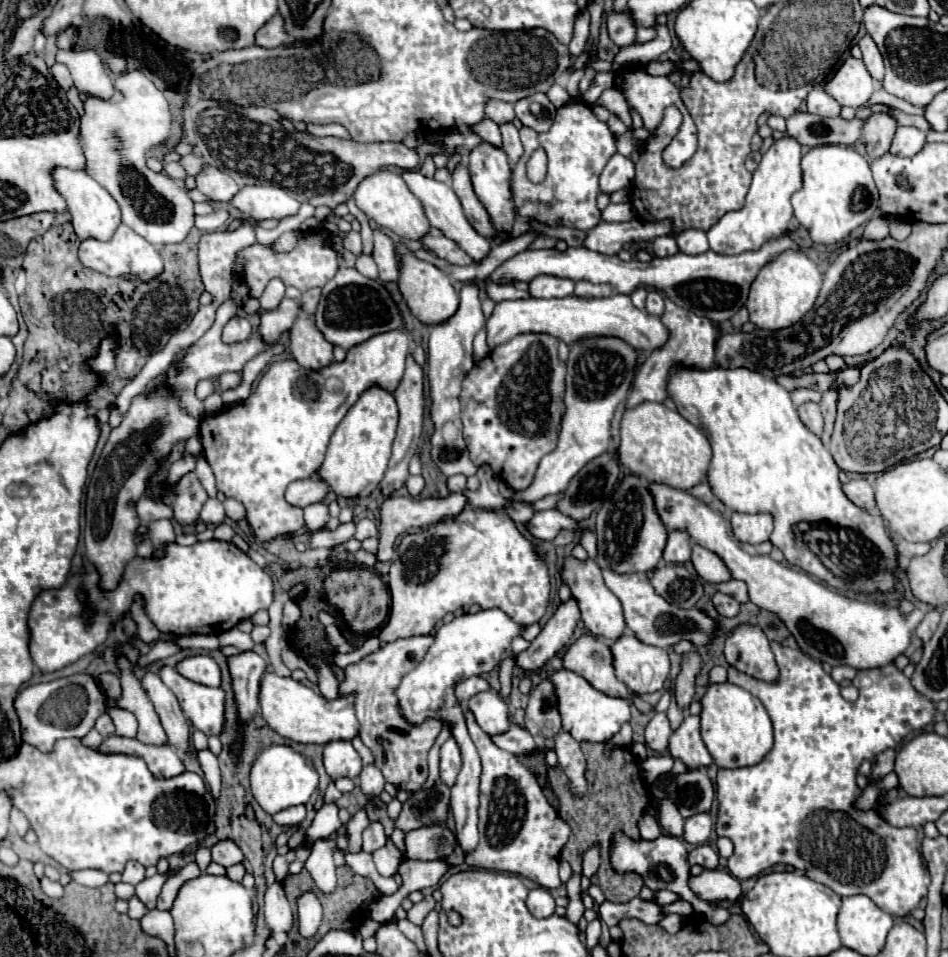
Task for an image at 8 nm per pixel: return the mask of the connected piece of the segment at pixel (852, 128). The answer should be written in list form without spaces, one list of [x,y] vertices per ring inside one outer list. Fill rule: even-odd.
[[[795,112],[787,118],[787,134],[811,148],[823,144],[853,144],[861,136],[861,126],[863,122],[857,118],[823,118],[809,112]]]

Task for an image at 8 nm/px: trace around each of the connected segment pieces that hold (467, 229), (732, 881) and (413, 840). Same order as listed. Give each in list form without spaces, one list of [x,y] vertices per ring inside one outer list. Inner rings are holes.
[[[419,170],[403,172],[401,178],[405,180],[407,188],[409,188],[409,190],[419,198],[419,202],[423,204],[423,210],[425,210],[425,214],[427,214],[431,226],[439,228],[447,238],[455,240],[475,262],[481,260],[481,258],[485,258],[485,256],[489,254],[489,250],[491,250],[489,240],[483,238],[483,236],[479,236],[479,234],[471,228],[471,224],[467,222],[467,218],[465,218],[465,214],[463,214],[463,208],[461,208],[461,204],[459,204],[459,198],[455,196],[455,192],[453,192],[453,188],[451,188],[449,184],[437,182],[435,178],[427,178],[427,176],[423,176]]]
[[[705,870],[701,876],[689,880],[691,890],[701,900],[737,900],[741,896],[741,880],[725,870]]]
[[[435,824],[435,826],[423,826],[417,830],[411,830],[405,836],[405,844],[407,844],[407,858],[411,860],[441,860],[449,854],[447,850],[453,850],[457,846],[457,840],[447,826]],[[439,838],[447,840],[445,850],[439,850],[437,846]]]

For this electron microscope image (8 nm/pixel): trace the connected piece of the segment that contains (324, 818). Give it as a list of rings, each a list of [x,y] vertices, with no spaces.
[[[325,804],[325,806],[321,806],[321,808],[317,810],[315,820],[313,820],[313,824],[309,826],[305,838],[307,838],[309,842],[315,842],[317,838],[331,836],[331,834],[337,832],[341,826],[343,826],[343,822],[339,820],[337,806],[335,806],[335,804]]]

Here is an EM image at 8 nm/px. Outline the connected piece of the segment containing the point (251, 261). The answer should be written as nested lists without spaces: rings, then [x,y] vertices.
[[[321,230],[299,232],[299,242],[289,252],[275,252],[273,244],[263,246],[255,242],[253,246],[241,248],[237,252],[237,258],[243,266],[241,280],[247,284],[251,298],[261,298],[263,288],[271,278],[281,278],[285,284],[293,284],[301,292],[307,292],[311,288],[323,288],[325,282],[331,280],[331,276],[335,276],[337,272],[337,250],[333,250],[329,236],[321,234]]]

